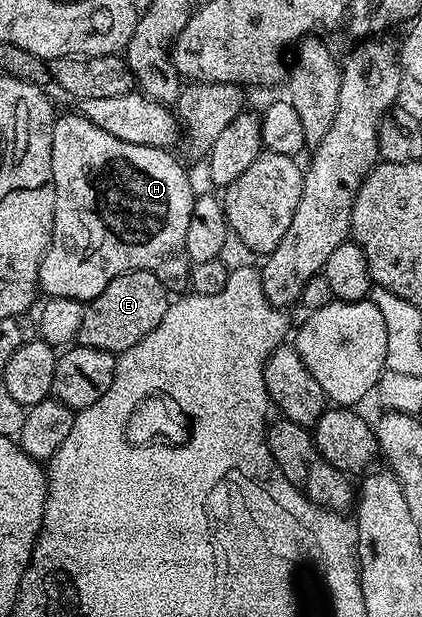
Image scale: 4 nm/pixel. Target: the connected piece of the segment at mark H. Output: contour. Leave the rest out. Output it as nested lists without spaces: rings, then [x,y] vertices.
[[[80,114],[73,115],[59,115],[54,121],[54,129],[52,130],[52,178],[56,190],[56,210],[54,211],[50,245],[40,262],[40,270],[38,271],[39,289],[47,297],[72,298],[73,300],[89,302],[92,298],[96,298],[96,294],[100,294],[104,290],[104,286],[108,286],[108,282],[112,282],[112,278],[116,278],[125,272],[144,270],[156,274],[156,278],[160,278],[162,285],[171,293],[185,293],[190,282],[192,265],[186,253],[184,238],[188,235],[188,218],[192,214],[196,195],[196,189],[194,189],[193,182],[190,181],[189,174],[186,173],[185,166],[173,156],[175,154],[173,151],[164,148],[149,148],[132,142],[124,142],[120,138],[112,138],[112,134],[108,134],[108,130],[100,130],[100,126],[88,122]]]

